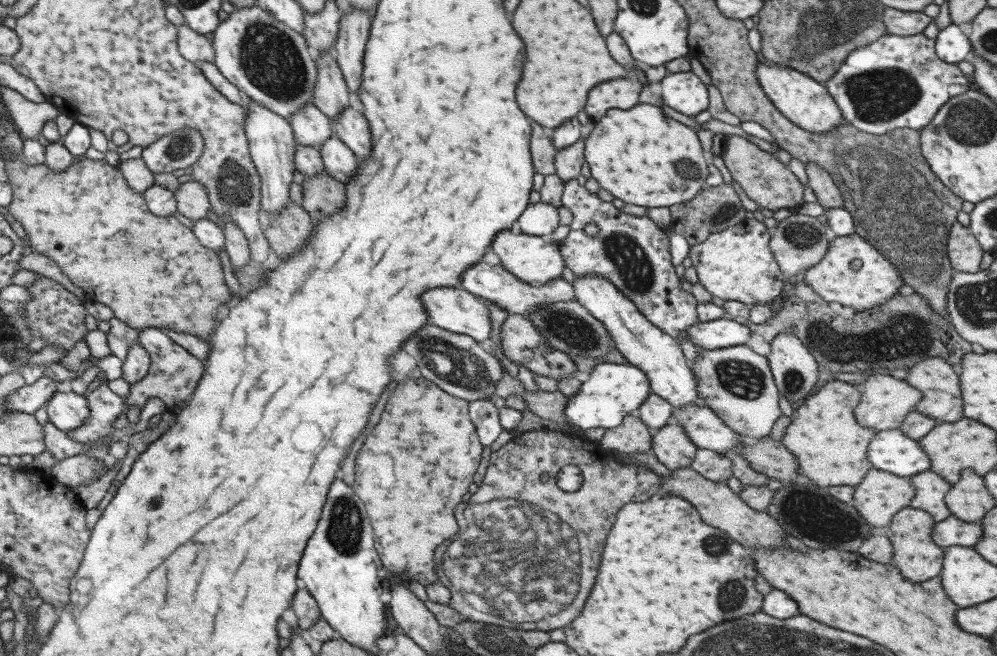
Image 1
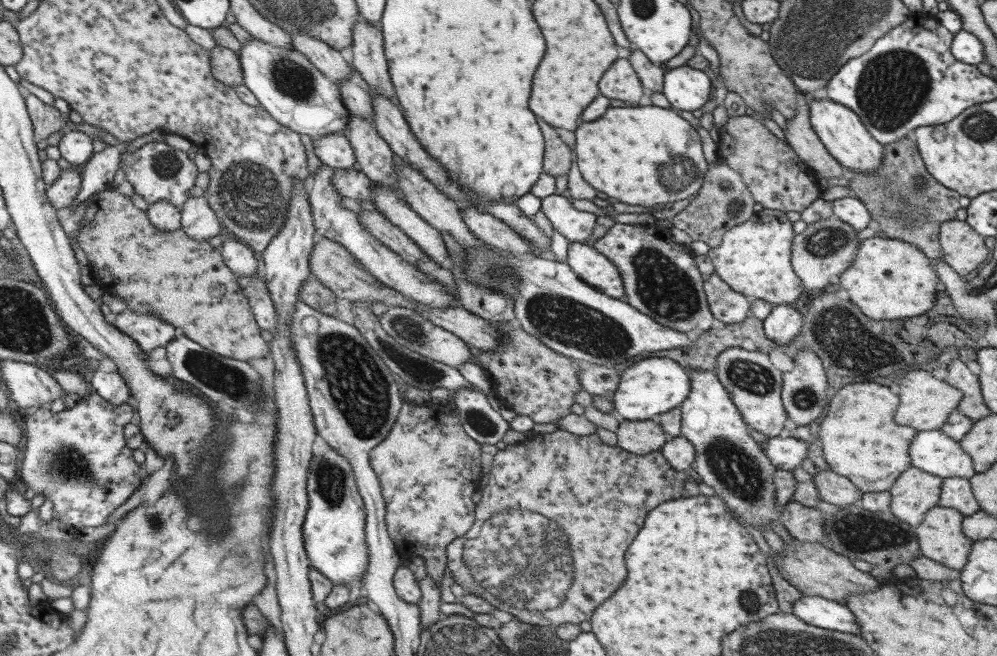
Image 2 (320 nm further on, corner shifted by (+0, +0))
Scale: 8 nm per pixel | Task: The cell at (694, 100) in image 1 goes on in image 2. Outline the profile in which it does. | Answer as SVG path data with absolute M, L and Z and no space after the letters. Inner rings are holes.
M681 65L669 69L663 75L662 93L674 109L702 109L709 98L711 83L702 70Z

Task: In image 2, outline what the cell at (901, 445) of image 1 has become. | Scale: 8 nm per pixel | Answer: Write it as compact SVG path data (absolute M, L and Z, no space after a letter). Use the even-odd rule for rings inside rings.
M939 429L916 431L908 446L909 466L939 478L959 477L969 479L976 473L972 470L971 457L964 452L955 439Z

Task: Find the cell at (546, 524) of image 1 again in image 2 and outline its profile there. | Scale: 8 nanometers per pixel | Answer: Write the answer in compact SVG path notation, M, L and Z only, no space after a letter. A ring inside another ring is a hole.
M557 428L551 433L539 434L525 443L517 442L515 445L506 445L498 450L493 457L491 470L487 475L487 484L480 489L481 498L474 505L474 521L469 530L462 536L452 540L445 548L446 566L451 572L453 580L469 595L481 597L489 606L497 610L508 612L521 622L557 627L563 623L578 625L583 620L590 620L595 606L607 600L625 580L625 564L623 554L625 548L631 544L637 530L643 526L643 518L647 510L653 510L659 503L675 500L686 496L683 490L686 472L673 470L664 460L660 450L644 455L633 455L617 445L609 446L599 440L596 433L578 436Z

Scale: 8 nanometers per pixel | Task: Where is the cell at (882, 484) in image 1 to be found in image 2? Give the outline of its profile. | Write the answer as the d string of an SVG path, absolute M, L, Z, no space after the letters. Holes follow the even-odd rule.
M910 467L899 474L893 486L888 490L891 493L889 513L910 526L919 524L923 520L925 512L937 504L941 485L942 478Z

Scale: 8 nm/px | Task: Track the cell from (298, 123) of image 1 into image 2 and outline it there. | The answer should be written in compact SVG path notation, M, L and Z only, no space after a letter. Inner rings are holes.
M326 134L313 140L313 152L322 165L332 169L356 167L355 155L343 134Z

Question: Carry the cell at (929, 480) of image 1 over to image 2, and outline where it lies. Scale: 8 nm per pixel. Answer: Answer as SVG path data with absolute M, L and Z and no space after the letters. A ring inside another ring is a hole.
M949 477L942 479L937 506L955 509L964 517L980 510L969 479Z

